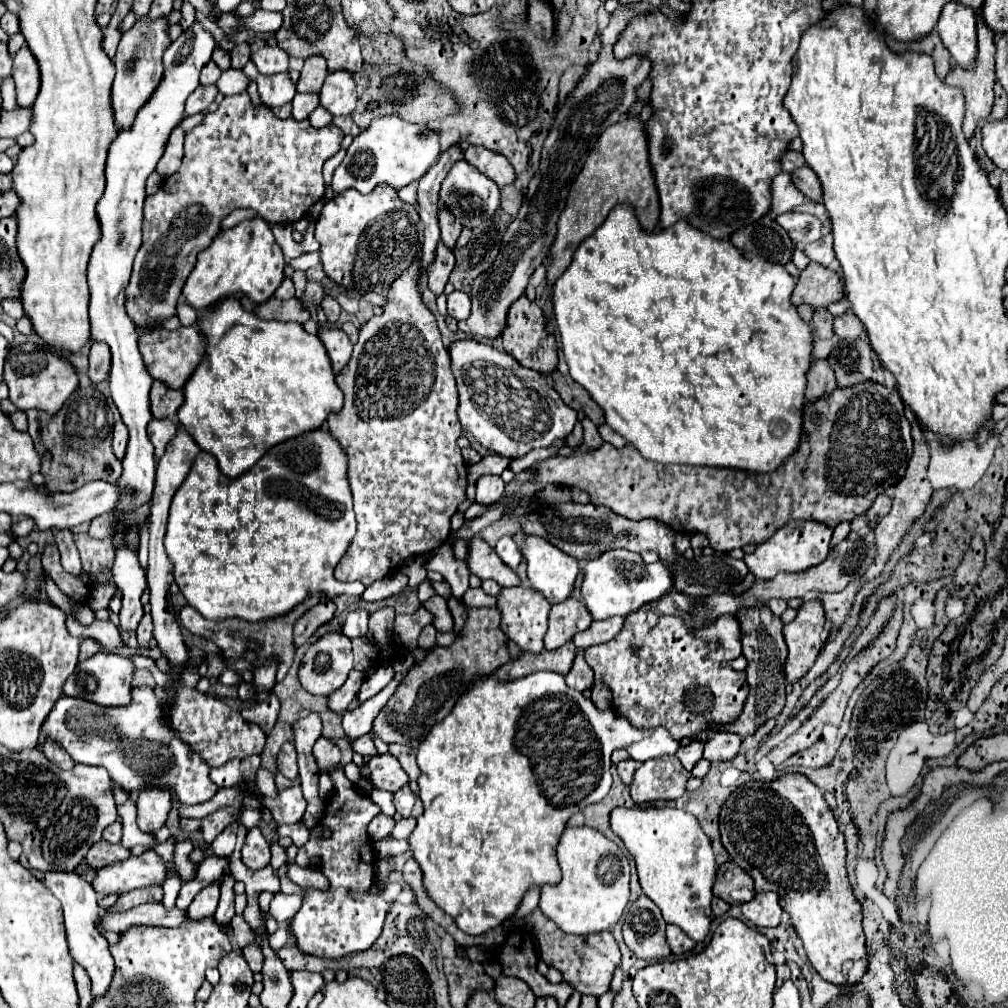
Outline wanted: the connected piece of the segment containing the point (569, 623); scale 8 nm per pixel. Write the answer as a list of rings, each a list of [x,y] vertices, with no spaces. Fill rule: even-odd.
[[[572,596],[566,602],[554,604],[550,612],[550,624],[548,632],[544,636],[544,648],[554,650],[564,646],[576,632],[582,632],[590,626],[592,618],[590,612],[586,610],[584,602],[574,600]]]

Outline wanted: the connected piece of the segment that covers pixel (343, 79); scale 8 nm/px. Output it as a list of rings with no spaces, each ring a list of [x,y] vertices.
[[[346,70],[330,72],[324,80],[324,86],[320,90],[320,104],[332,114],[332,116],[348,116],[356,108],[356,84],[352,80],[352,74]]]

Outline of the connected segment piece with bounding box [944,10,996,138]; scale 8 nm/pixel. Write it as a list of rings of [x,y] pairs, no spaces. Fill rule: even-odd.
[[[978,10],[978,16],[976,16],[976,32],[978,32],[978,58],[976,58],[976,66],[974,70],[962,70],[960,66],[954,66],[950,68],[948,76],[944,78],[946,84],[950,86],[958,86],[964,90],[964,98],[966,98],[966,118],[964,118],[964,134],[968,138],[972,138],[974,134],[974,128],[980,120],[988,118],[990,110],[992,110],[992,104],[994,104],[994,52],[996,52],[996,46],[994,46],[994,32],[986,26],[980,10]]]

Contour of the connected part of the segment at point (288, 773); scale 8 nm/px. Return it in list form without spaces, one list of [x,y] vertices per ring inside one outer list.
[[[286,742],[278,752],[278,772],[286,778],[298,776],[298,764],[296,764],[296,748],[292,742]]]

